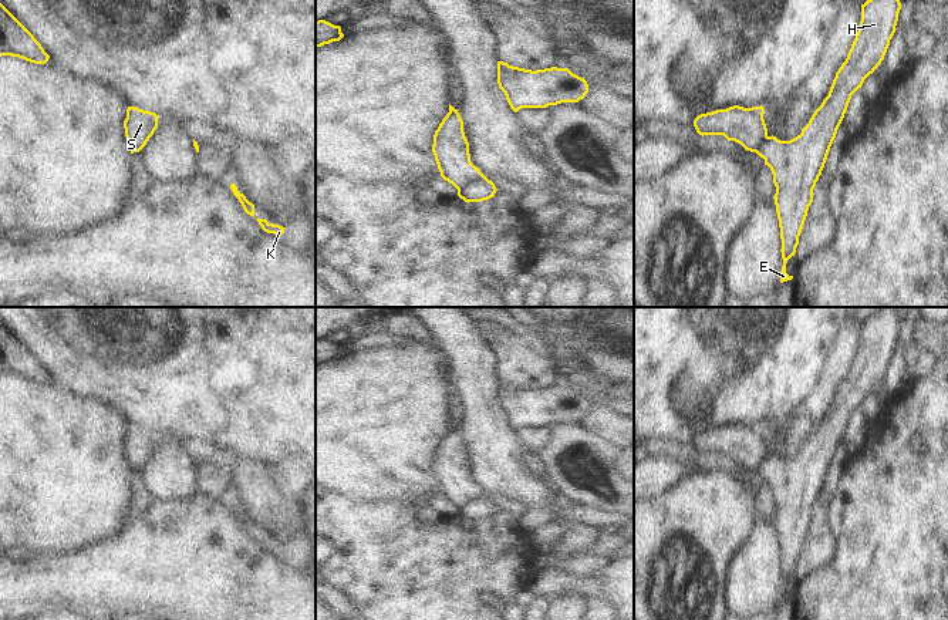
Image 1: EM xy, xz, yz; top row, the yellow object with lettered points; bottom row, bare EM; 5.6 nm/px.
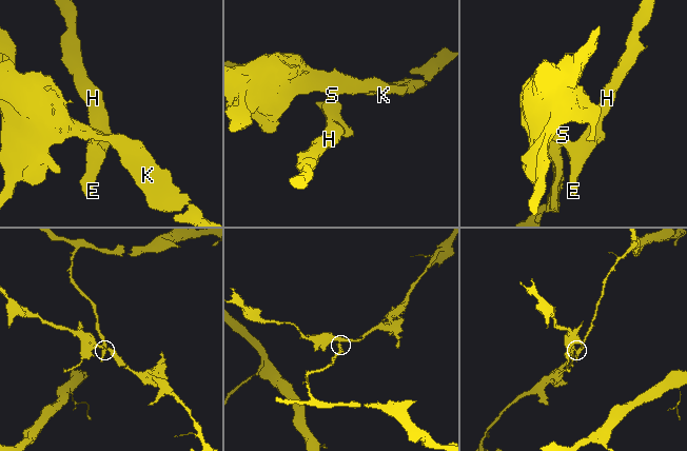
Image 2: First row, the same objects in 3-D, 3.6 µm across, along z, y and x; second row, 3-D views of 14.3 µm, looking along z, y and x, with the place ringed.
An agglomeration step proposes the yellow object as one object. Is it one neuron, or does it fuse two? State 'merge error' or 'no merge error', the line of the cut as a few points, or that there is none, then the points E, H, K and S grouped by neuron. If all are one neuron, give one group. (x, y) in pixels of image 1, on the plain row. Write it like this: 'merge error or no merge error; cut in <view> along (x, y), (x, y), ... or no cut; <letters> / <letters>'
merge error; cut in yz along (768, 455), (755, 469); E H / K S

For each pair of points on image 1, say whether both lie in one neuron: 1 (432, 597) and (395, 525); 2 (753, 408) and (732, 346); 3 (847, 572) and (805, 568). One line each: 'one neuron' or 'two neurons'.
1: one neuron
2: one neuron
3: two neurons

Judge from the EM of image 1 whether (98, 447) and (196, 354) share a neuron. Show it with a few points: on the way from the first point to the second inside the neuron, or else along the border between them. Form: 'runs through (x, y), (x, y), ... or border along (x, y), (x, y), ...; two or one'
border along (98, 401), (110, 404), (128, 424); two

